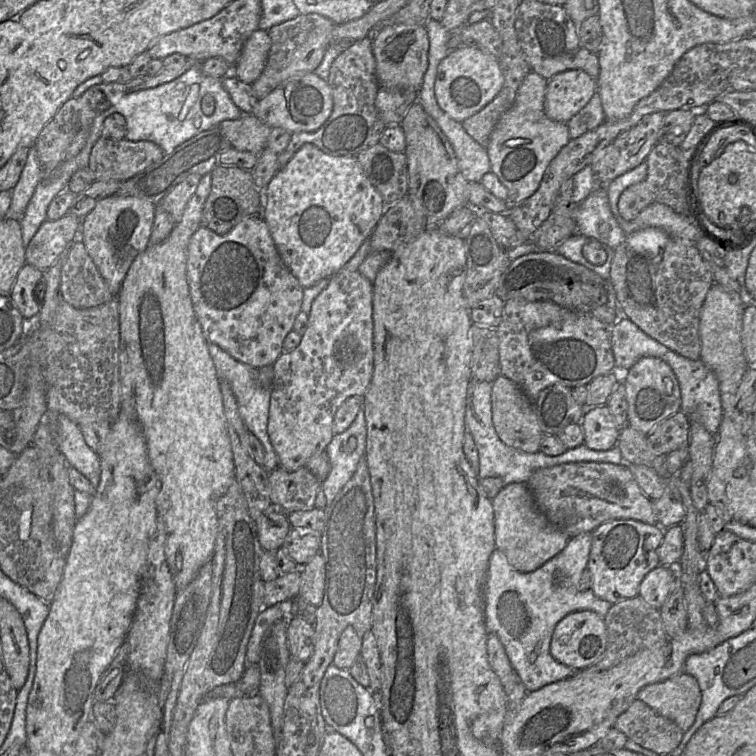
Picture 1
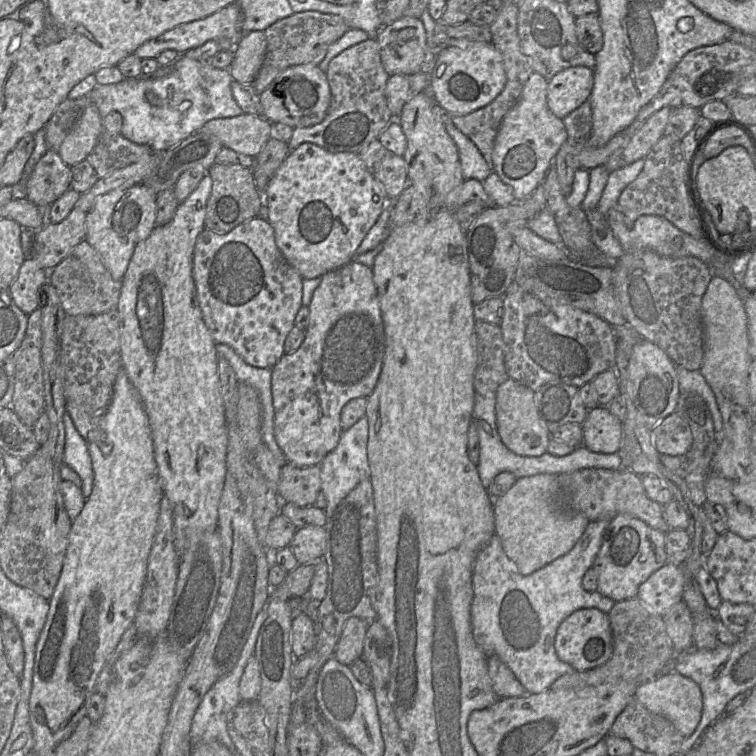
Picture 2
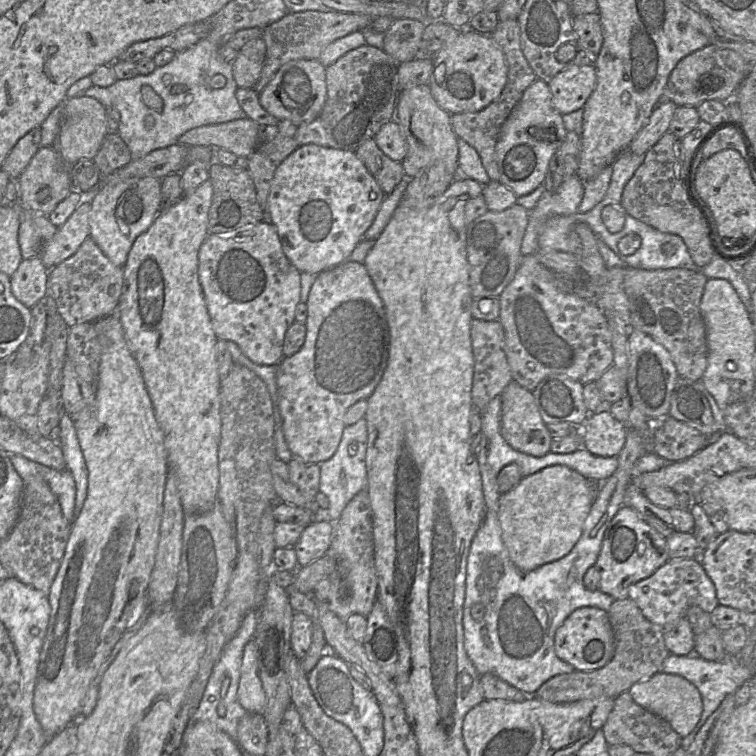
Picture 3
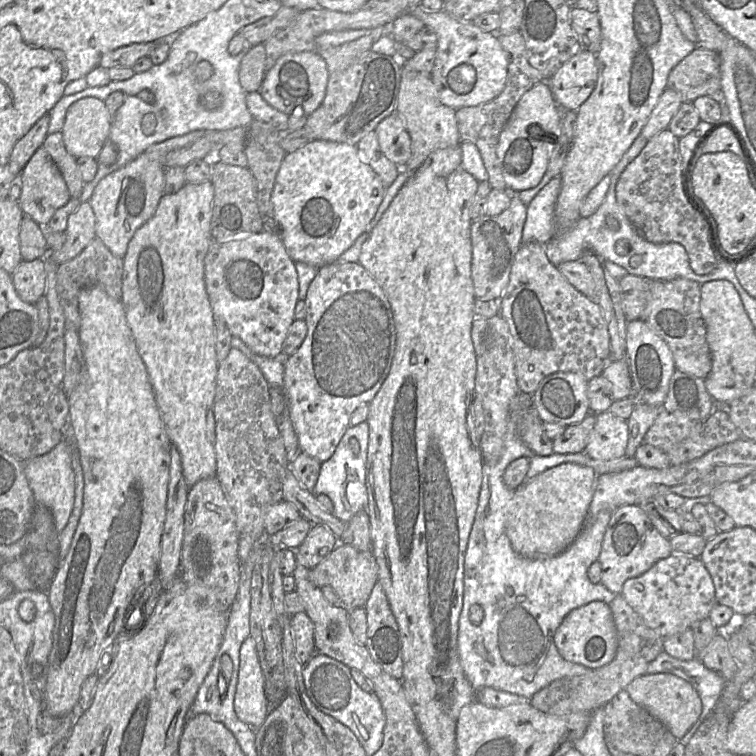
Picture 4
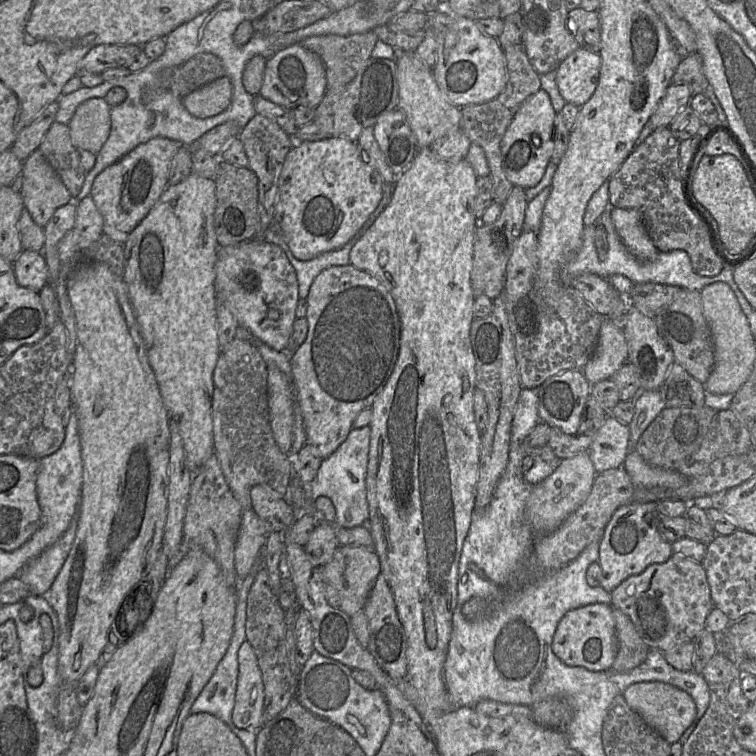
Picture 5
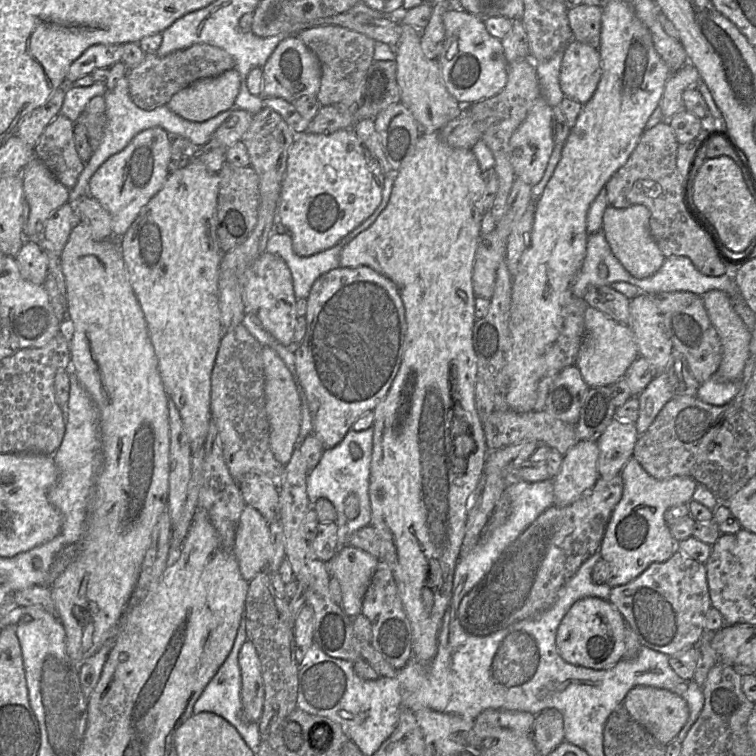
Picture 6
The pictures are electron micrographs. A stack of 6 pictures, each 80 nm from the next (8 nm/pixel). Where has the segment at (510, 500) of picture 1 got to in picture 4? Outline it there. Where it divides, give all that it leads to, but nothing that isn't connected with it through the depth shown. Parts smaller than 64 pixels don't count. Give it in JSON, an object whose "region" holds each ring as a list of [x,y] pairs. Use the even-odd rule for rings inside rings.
{"region":[[[567,462],[545,470],[514,490],[506,526],[513,550],[526,558],[551,557],[566,550],[587,523],[597,476],[591,467]]]}

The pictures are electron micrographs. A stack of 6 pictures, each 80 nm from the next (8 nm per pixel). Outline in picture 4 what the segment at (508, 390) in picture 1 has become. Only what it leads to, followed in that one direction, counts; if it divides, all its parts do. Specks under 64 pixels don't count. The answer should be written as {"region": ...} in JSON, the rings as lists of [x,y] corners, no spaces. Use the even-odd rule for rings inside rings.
{"region":[[[520,392],[514,398],[514,404],[518,406],[519,412],[517,421],[519,438],[539,456],[549,456],[554,453],[553,440],[543,431],[543,422],[533,407],[532,395]]]}

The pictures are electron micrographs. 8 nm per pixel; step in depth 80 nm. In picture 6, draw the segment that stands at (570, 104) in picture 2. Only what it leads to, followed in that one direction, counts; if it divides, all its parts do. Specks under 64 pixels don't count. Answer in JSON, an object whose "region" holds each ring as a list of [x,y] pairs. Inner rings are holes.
{"region":[[[571,40],[564,49],[560,68],[560,87],[564,95],[586,104],[594,95],[601,79],[599,49]]]}

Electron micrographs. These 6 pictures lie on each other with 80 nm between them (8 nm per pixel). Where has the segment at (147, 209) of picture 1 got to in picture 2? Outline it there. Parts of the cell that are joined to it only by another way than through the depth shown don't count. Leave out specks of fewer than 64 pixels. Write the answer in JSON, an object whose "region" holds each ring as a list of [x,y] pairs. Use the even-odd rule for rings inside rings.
{"region":[[[143,184],[127,189],[116,189],[96,199],[86,213],[85,239],[99,254],[112,278],[122,281],[135,246],[149,237],[156,227],[157,193]]]}

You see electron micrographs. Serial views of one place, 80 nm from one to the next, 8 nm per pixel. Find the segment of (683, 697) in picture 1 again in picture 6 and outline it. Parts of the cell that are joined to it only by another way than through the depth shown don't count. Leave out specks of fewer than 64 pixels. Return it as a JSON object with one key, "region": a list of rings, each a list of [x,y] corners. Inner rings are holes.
{"region":[[[635,686],[624,698],[629,714],[664,745],[675,740],[685,725],[689,708],[678,694],[653,686]]]}

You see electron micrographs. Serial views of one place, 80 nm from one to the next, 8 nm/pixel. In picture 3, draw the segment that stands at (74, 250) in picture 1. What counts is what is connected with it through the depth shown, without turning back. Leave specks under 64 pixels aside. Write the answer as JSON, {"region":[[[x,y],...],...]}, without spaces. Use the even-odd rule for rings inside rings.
{"region":[[[91,238],[86,239],[71,257],[57,266],[49,268],[48,294],[54,299],[56,310],[68,327],[93,322],[112,313],[117,313],[122,286],[123,268],[114,265]]]}

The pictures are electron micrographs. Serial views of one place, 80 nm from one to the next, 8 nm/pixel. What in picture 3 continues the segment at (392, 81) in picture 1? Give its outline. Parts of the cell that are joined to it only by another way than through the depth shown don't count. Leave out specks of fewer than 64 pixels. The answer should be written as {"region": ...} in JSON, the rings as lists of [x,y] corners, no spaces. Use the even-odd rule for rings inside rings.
{"region":[[[395,19],[384,33],[383,51],[398,64],[417,58],[425,27],[415,19]]]}

